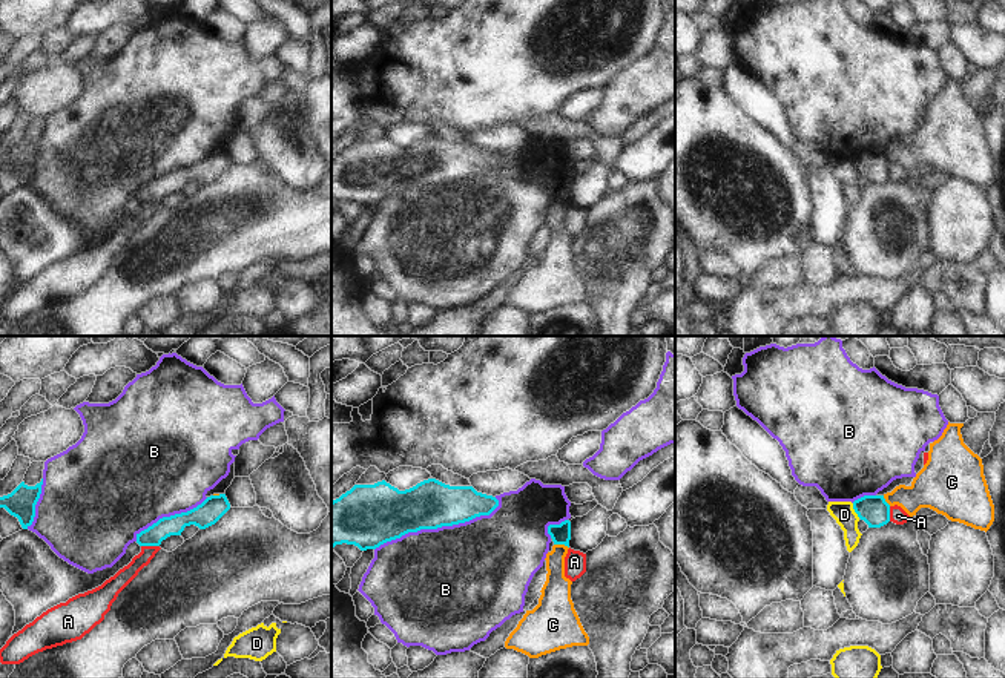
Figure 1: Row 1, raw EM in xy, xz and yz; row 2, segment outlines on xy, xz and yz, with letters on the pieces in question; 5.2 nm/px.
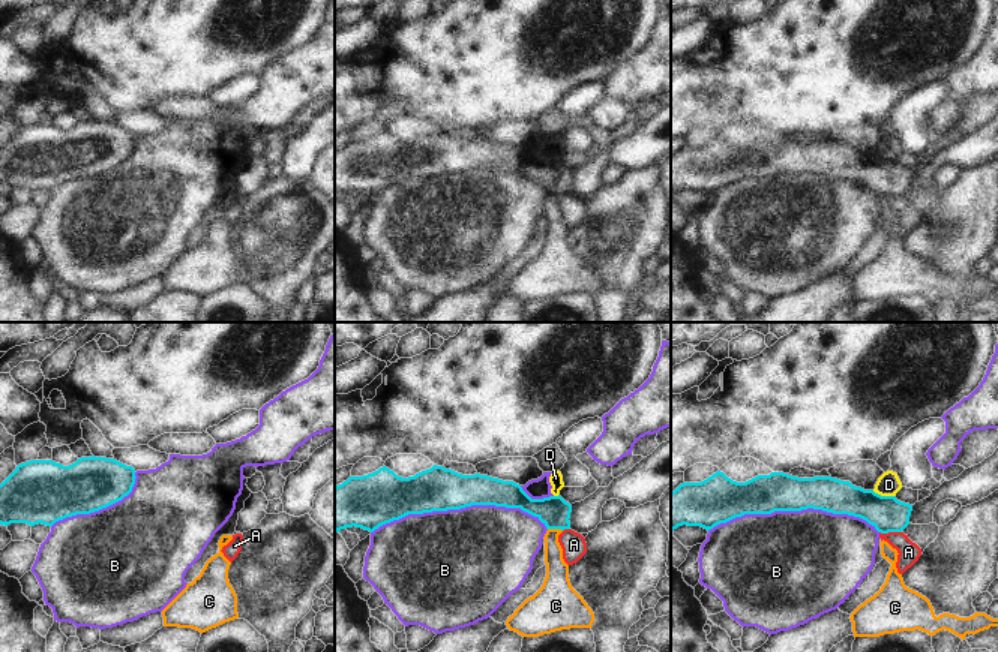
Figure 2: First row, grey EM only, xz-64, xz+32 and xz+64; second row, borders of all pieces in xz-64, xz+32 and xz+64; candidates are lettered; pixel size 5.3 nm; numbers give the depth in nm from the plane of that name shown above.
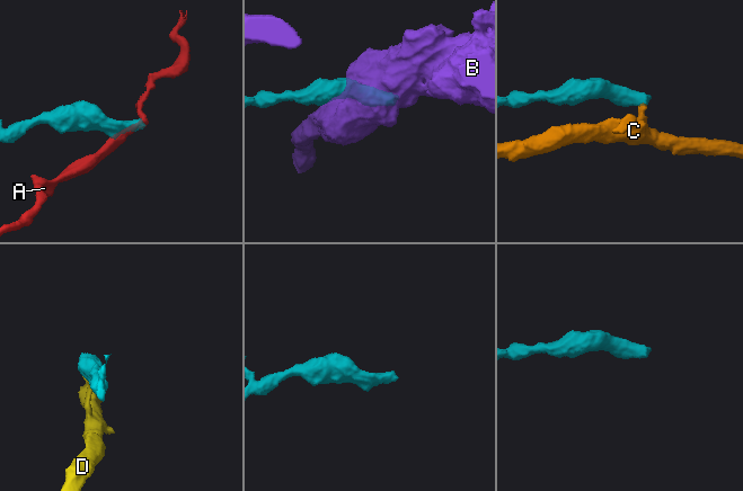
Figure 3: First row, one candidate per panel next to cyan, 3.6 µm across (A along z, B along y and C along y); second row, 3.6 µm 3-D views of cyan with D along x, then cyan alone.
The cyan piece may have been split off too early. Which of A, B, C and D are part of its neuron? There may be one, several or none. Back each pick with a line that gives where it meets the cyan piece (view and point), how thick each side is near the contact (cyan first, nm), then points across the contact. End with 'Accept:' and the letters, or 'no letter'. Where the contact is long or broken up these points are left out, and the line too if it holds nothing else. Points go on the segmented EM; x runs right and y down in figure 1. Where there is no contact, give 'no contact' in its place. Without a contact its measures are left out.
Accept: no letter

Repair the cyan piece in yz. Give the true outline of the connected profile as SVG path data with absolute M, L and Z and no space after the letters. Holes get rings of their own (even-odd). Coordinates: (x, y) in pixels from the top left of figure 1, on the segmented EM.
M864 495L853 502L853 509L868 528L881 528L890 522L890 505L884 495Z

